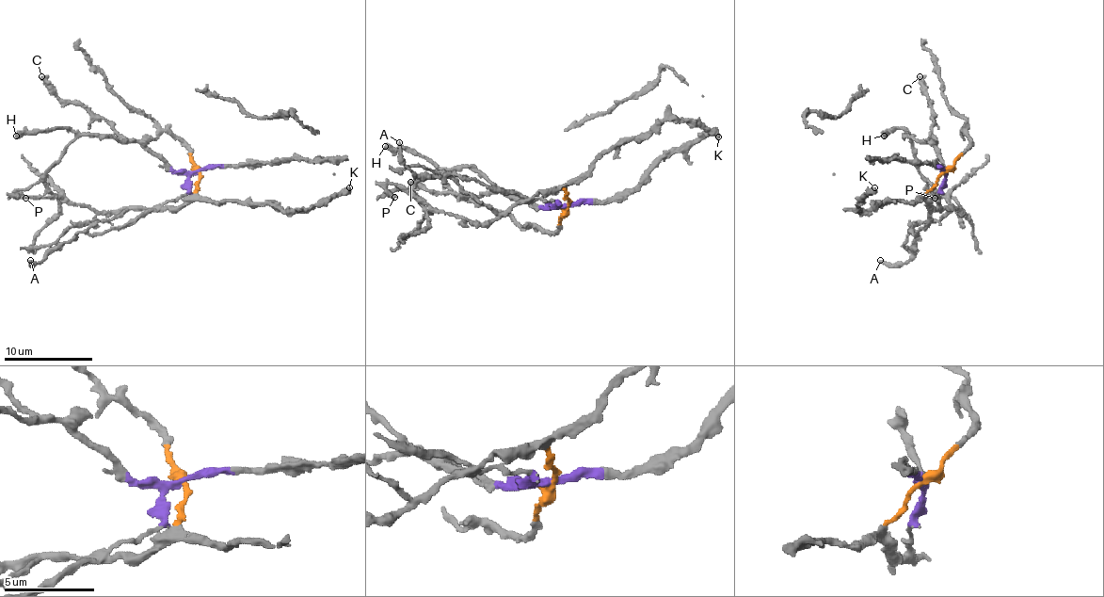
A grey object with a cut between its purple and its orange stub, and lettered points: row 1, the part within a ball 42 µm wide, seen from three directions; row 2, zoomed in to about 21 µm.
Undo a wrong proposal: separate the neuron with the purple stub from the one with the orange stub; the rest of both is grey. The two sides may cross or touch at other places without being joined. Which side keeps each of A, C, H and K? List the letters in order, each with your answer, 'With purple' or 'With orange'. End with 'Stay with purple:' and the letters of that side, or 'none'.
A: With purple
C: With purple
H: With purple
K: With orange
Stay with purple: A, C, H

